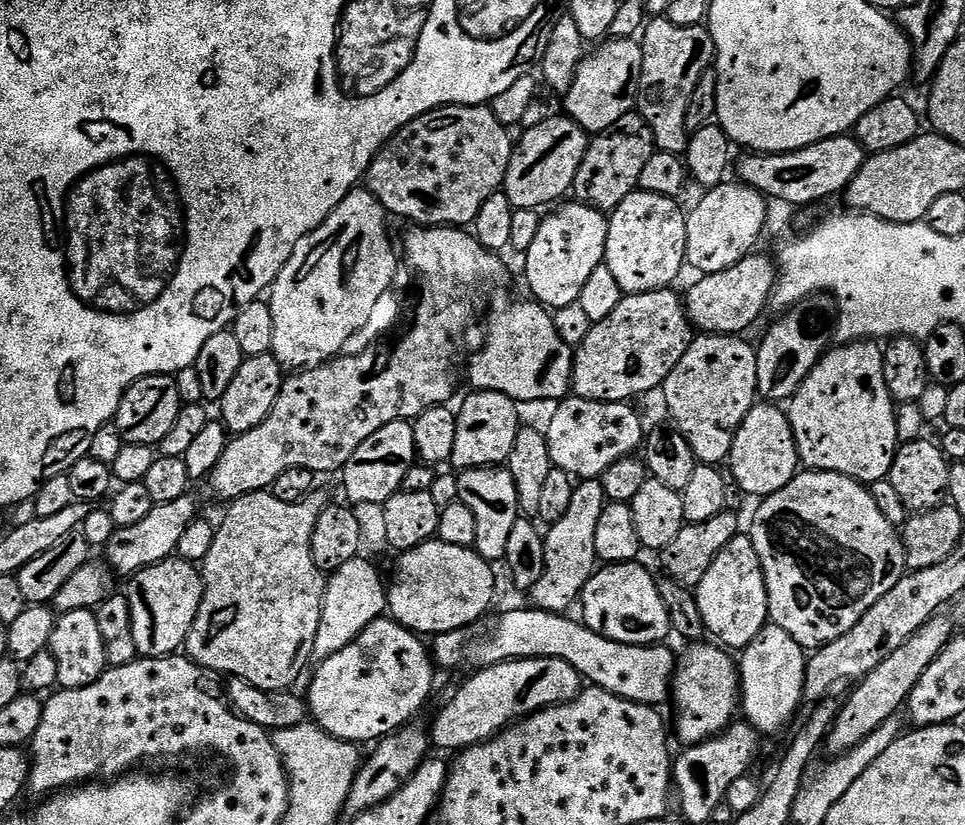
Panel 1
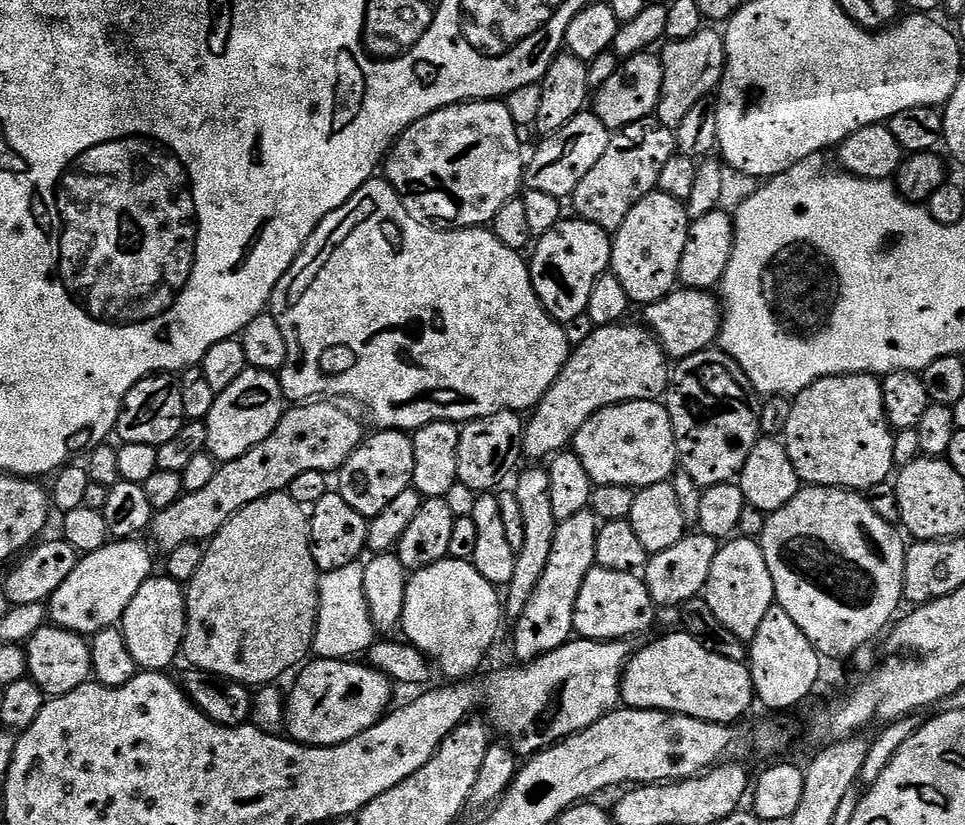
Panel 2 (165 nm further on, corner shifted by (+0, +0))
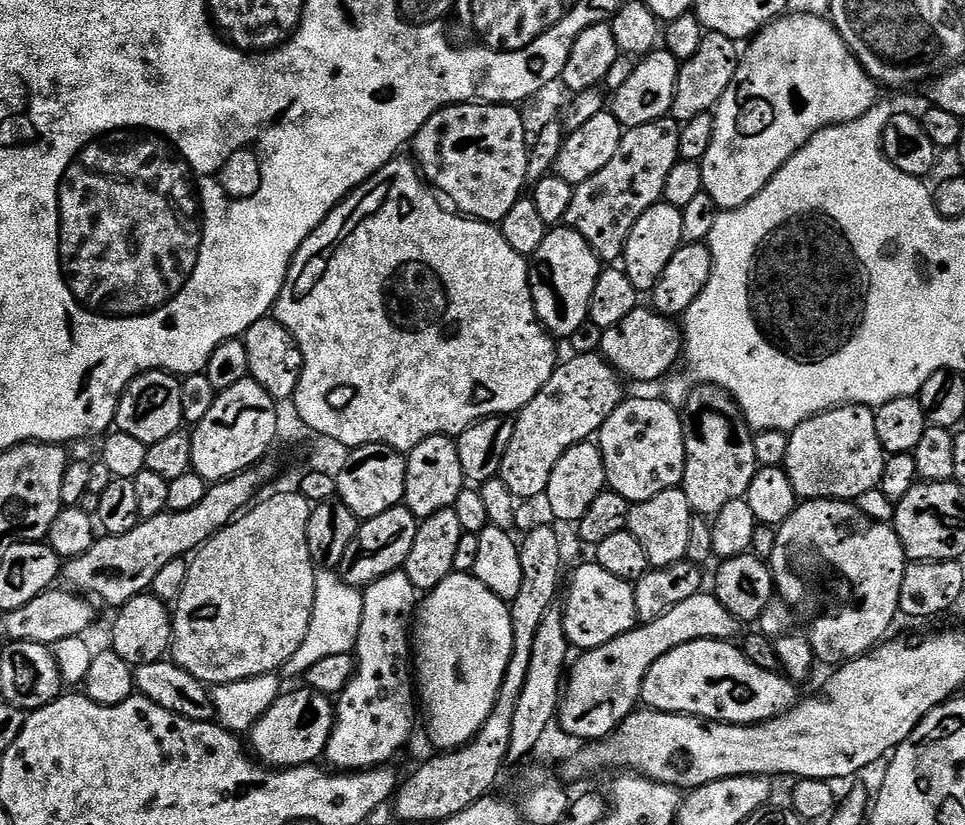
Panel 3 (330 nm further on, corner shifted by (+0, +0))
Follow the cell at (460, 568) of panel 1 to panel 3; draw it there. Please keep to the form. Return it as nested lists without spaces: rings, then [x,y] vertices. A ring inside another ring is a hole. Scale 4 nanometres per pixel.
[[[453,574],[433,588],[419,601],[418,615],[414,620],[414,680],[418,685],[418,704],[428,715],[428,736],[433,749],[451,750],[468,744],[482,730],[498,690],[502,690],[502,678],[506,678],[506,666],[510,666],[510,654],[514,650],[514,626],[511,607],[498,594],[494,594],[471,574]]]

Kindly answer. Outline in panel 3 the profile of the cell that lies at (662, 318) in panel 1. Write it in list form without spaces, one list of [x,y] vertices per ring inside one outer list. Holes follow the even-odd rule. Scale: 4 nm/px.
[[[591,352],[581,356],[573,355],[571,359],[557,366],[546,386],[542,386],[542,390],[534,394],[531,402],[521,408],[515,417],[514,434],[510,438],[510,446],[506,446],[498,478],[506,482],[506,486],[510,486],[512,493],[521,501],[532,500],[535,496],[543,497],[548,491],[550,474],[554,474],[554,466],[558,466],[558,458],[562,458],[570,446],[591,441],[599,433],[606,418],[610,418],[621,400],[625,399],[625,385],[620,373],[614,371],[603,356]]]

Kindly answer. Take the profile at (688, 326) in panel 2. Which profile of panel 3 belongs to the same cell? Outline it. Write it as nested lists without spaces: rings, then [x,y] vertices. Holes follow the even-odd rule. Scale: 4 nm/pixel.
[[[637,306],[630,310],[630,314],[626,314],[626,318],[622,318],[622,322],[604,329],[599,355],[625,381],[637,380],[640,384],[652,384],[660,379],[663,381],[676,360],[678,364],[681,359],[682,332],[675,319],[662,316],[651,307]]]

